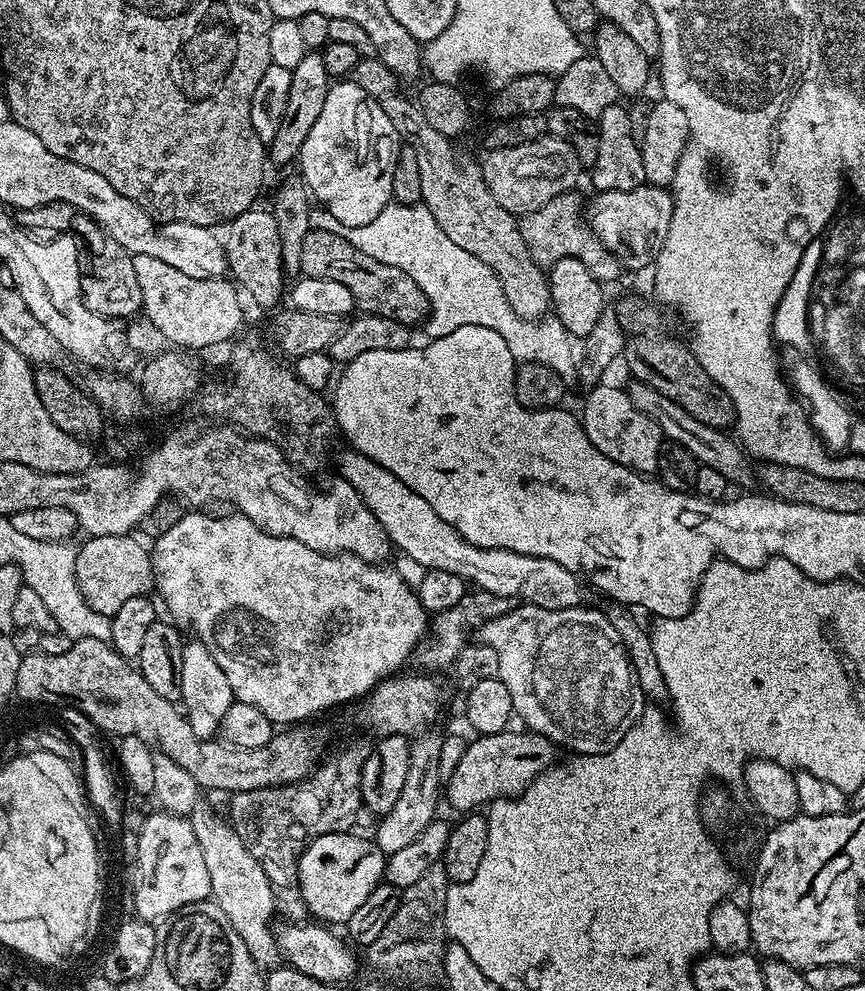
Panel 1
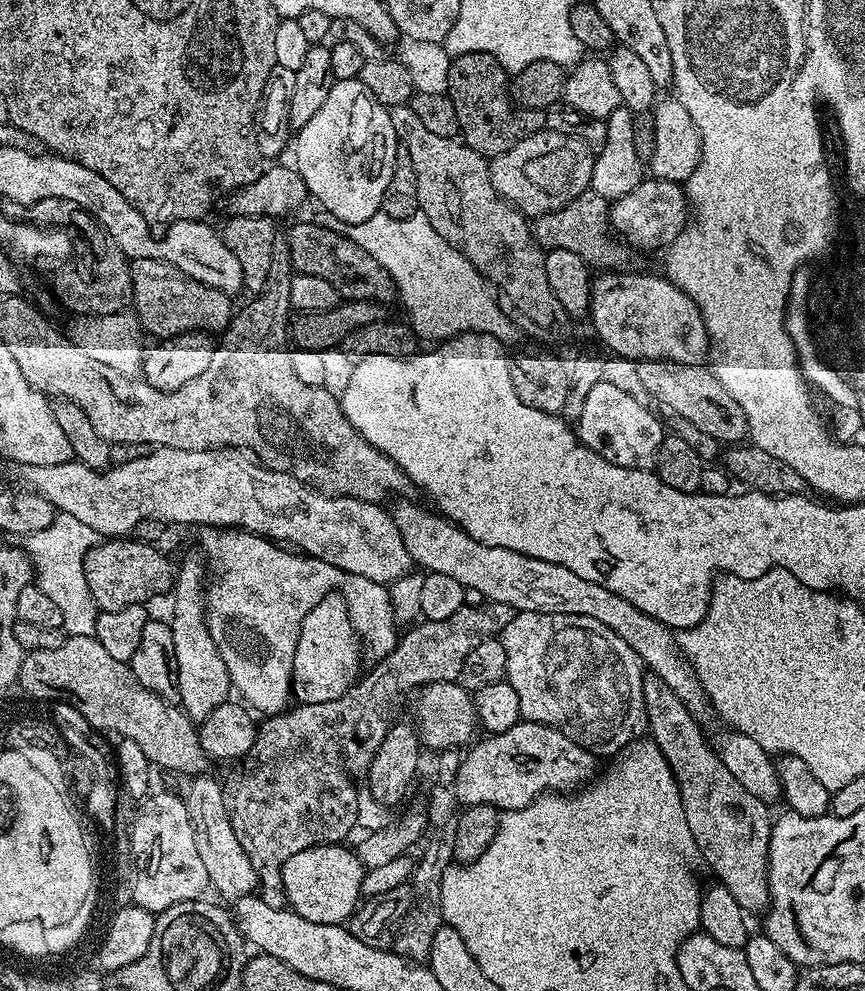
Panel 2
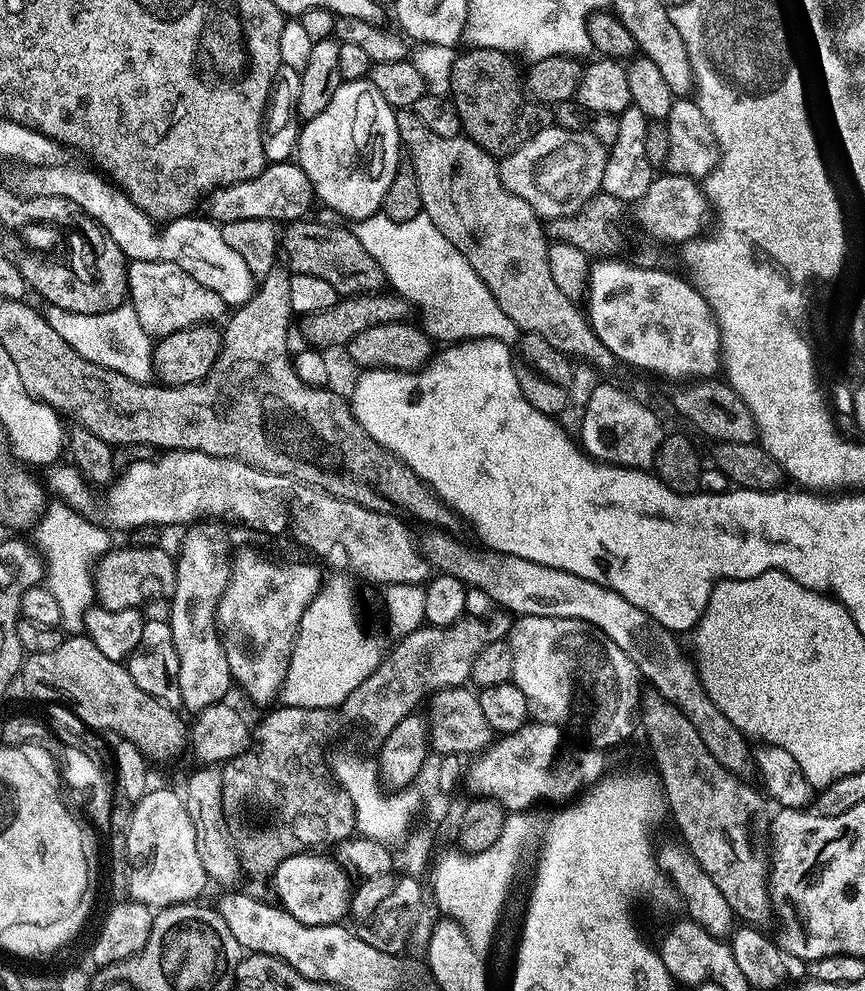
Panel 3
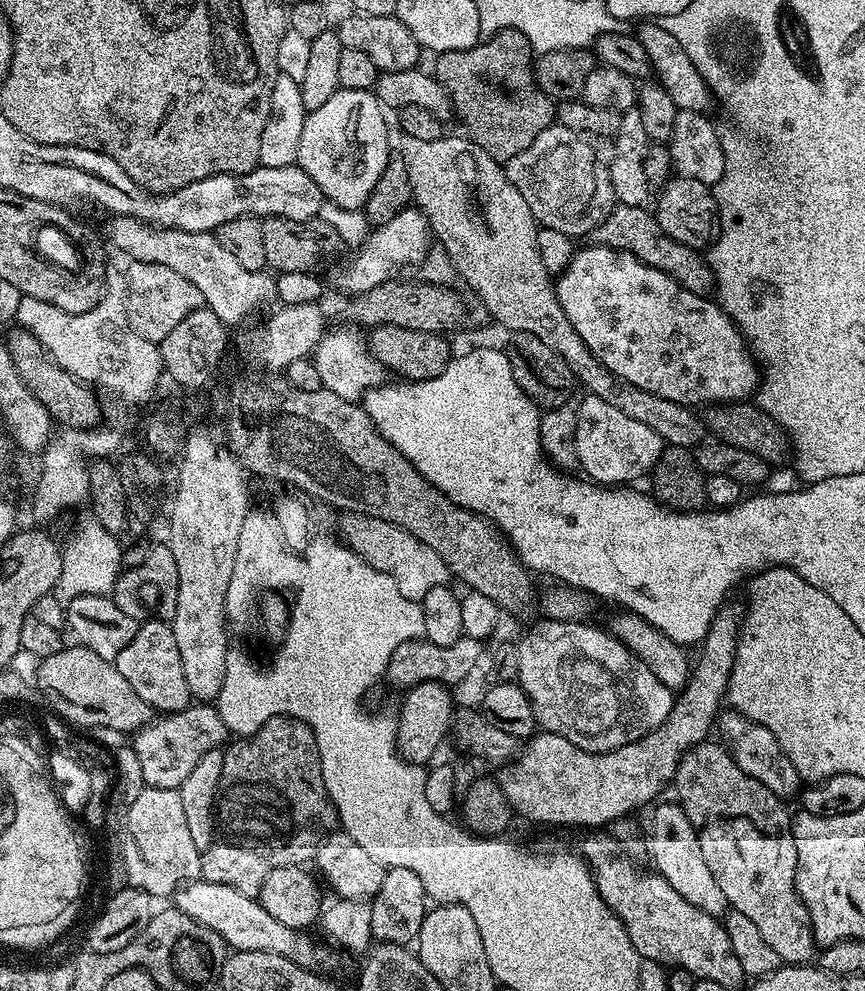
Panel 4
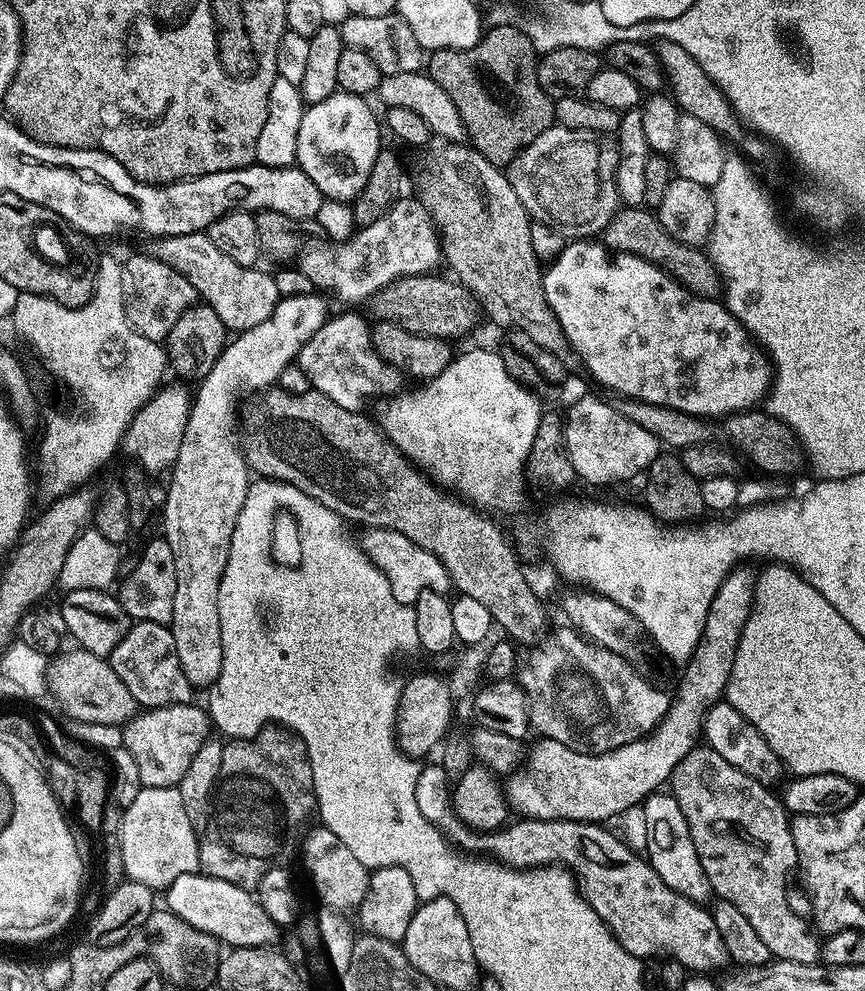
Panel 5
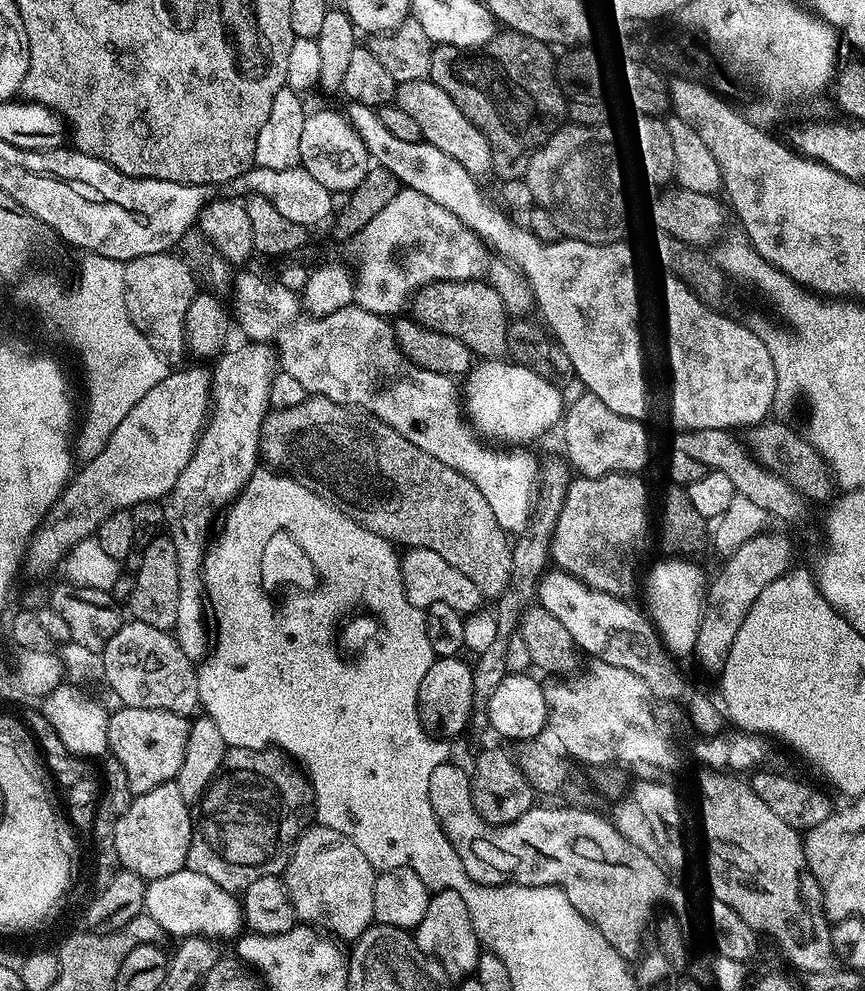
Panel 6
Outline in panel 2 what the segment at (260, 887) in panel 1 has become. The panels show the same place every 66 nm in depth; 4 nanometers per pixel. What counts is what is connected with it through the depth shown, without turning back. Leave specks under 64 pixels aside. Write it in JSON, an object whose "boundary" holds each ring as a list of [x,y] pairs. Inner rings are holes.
{"boundary":[[[201,774],[189,784],[192,785],[188,788],[186,803],[194,826],[194,842],[198,842],[198,854],[202,858],[202,866],[206,866],[209,885],[213,889],[217,888],[229,902],[241,900],[243,896],[253,895],[257,891],[258,868],[238,842],[234,834],[234,826],[230,826],[224,784],[216,781],[212,774]]]}

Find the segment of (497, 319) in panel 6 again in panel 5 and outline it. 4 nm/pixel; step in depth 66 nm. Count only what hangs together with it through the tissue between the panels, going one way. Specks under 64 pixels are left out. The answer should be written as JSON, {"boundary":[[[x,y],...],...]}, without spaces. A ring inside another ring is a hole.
{"boundary":[[[436,275],[403,276],[401,280],[395,280],[371,301],[370,307],[376,311],[375,319],[389,320],[414,334],[433,336],[449,342],[456,342],[459,336],[466,335],[482,320],[482,309],[477,297],[459,280],[447,275]]]}

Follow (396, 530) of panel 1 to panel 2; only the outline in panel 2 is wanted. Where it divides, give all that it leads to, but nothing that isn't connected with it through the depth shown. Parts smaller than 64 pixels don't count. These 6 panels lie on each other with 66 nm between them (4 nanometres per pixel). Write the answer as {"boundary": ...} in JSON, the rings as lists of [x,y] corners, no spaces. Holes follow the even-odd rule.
{"boundary":[[[400,502],[397,508],[391,509],[392,520],[402,534],[402,542],[406,542],[413,565],[420,567],[421,564],[425,573],[447,574],[449,578],[462,582],[465,590],[472,591],[473,588],[485,601],[509,604],[517,612],[582,614],[594,618],[620,636],[651,675],[666,682],[691,716],[703,718],[713,715],[714,709],[708,702],[708,695],[691,665],[677,651],[670,629],[662,622],[650,618],[638,610],[638,606],[630,606],[626,598],[618,598],[618,594],[598,586],[598,582],[578,578],[578,574],[574,574],[574,570],[566,570],[566,566],[542,562],[542,558],[530,558],[514,550],[480,544],[461,530],[459,524],[452,523],[443,515],[435,511],[427,512],[416,504],[404,503],[408,502]]]}

